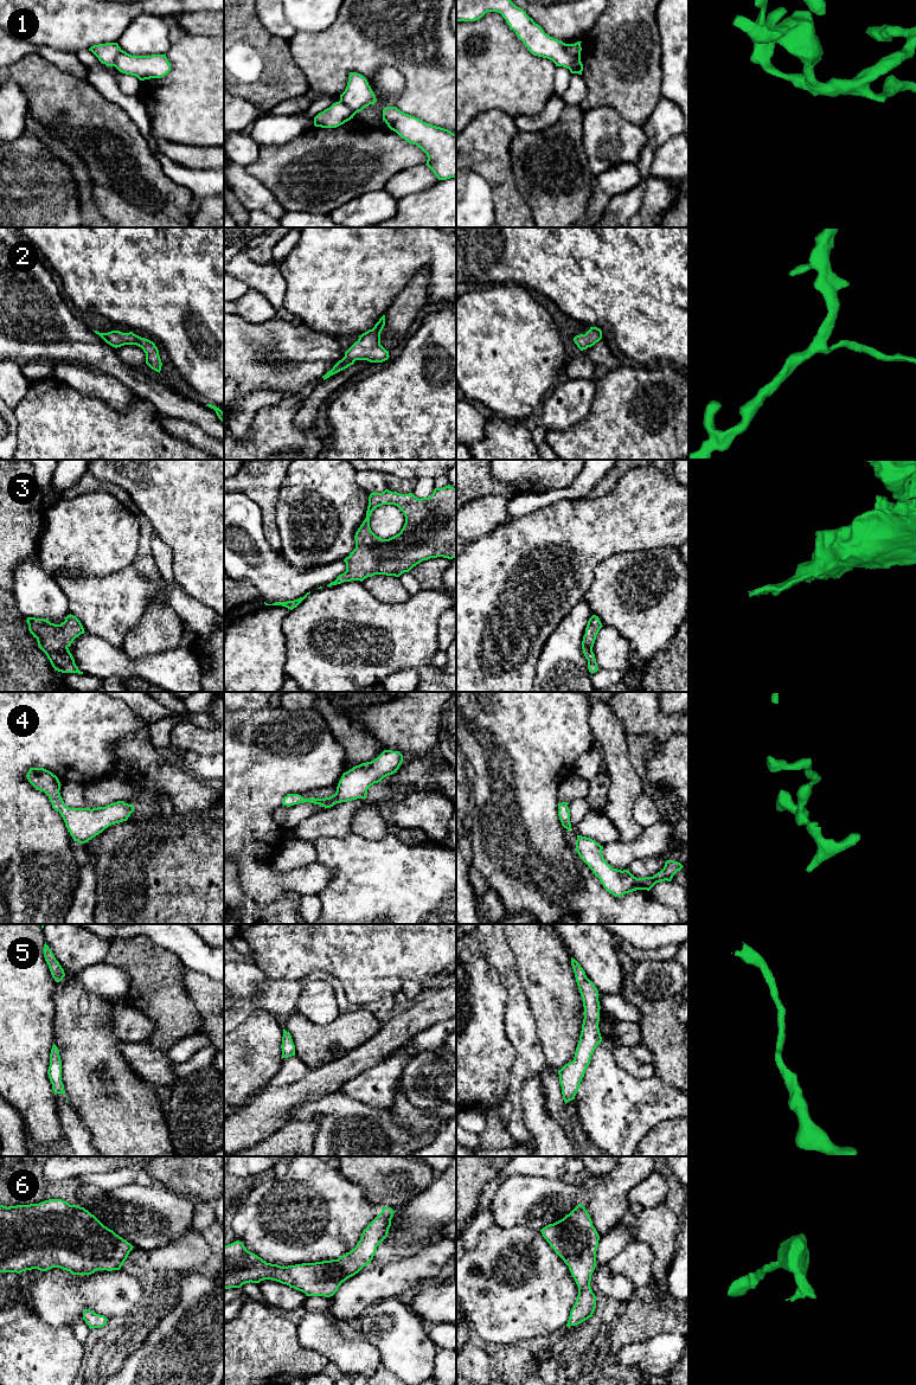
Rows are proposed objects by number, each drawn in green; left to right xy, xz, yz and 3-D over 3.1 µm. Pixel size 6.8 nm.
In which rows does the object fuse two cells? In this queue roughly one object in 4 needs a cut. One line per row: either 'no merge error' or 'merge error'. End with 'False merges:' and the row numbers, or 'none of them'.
1: merge error
2: no merge error
3: no merge error
4: no merge error
5: no merge error
6: no merge error
False merges: 1

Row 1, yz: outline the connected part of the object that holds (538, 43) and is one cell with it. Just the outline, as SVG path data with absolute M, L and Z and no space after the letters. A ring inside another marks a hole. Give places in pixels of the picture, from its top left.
M456 0L456 21L475 21L487 12L500 13L533 56L547 58L556 66L582 75L583 64L577 63L569 54L566 44L546 34L524 9L511 0Z

